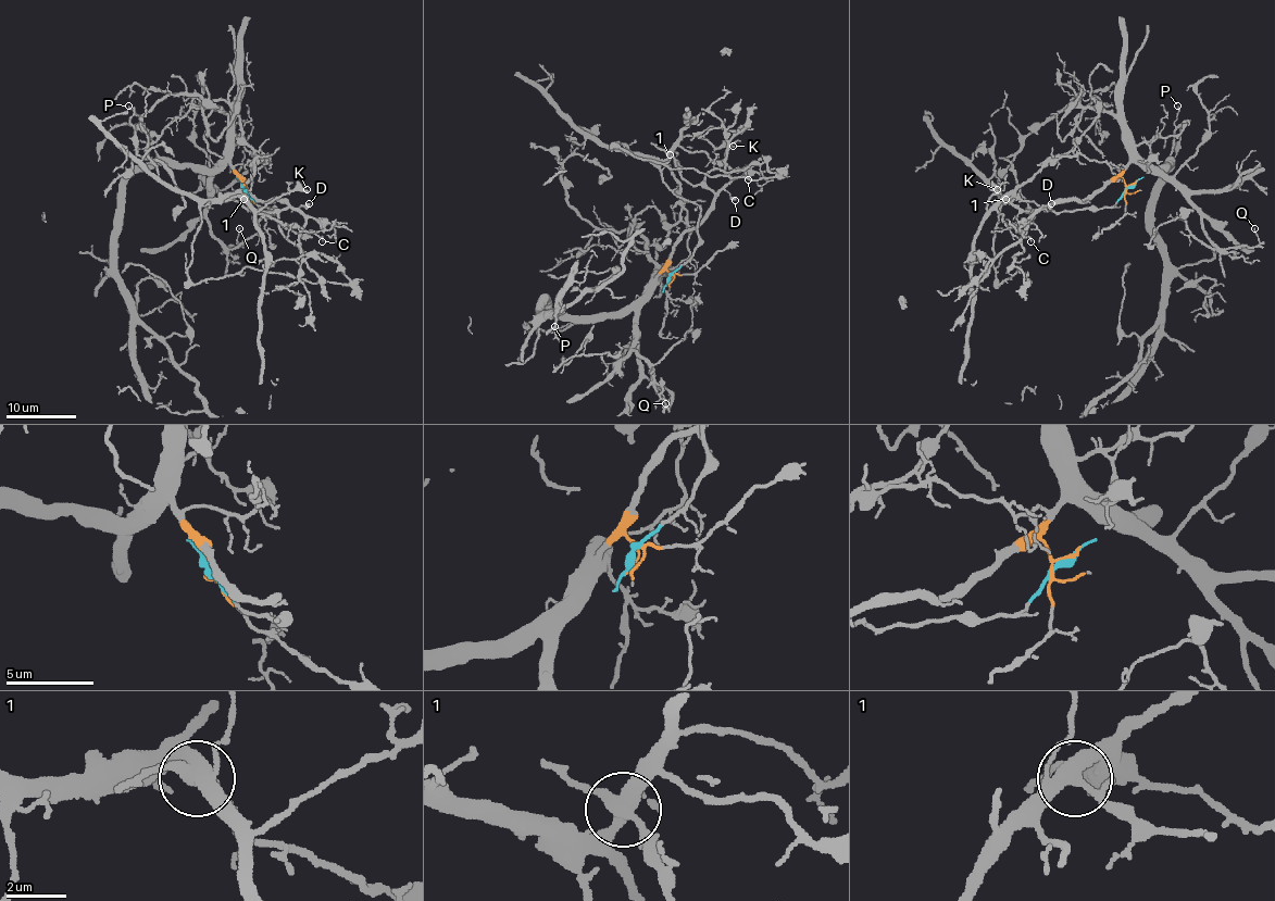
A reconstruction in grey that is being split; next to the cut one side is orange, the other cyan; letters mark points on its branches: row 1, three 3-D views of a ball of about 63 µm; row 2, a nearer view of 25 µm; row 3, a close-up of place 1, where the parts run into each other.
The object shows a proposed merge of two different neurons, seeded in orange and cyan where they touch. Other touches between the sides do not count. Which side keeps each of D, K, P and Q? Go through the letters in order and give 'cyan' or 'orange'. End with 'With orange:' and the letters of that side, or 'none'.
D: orange
K: cyan
P: orange
Q: orange
With orange: D, P, Q

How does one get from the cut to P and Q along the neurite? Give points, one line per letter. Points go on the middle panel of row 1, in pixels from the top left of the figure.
P: (671, 278), (665, 270), (639, 299), (627, 307), (554, 327)
Q: (671, 278), (665, 270), (654, 280), (633, 348), (651, 368), (651, 385), (663, 409), (665, 403)

